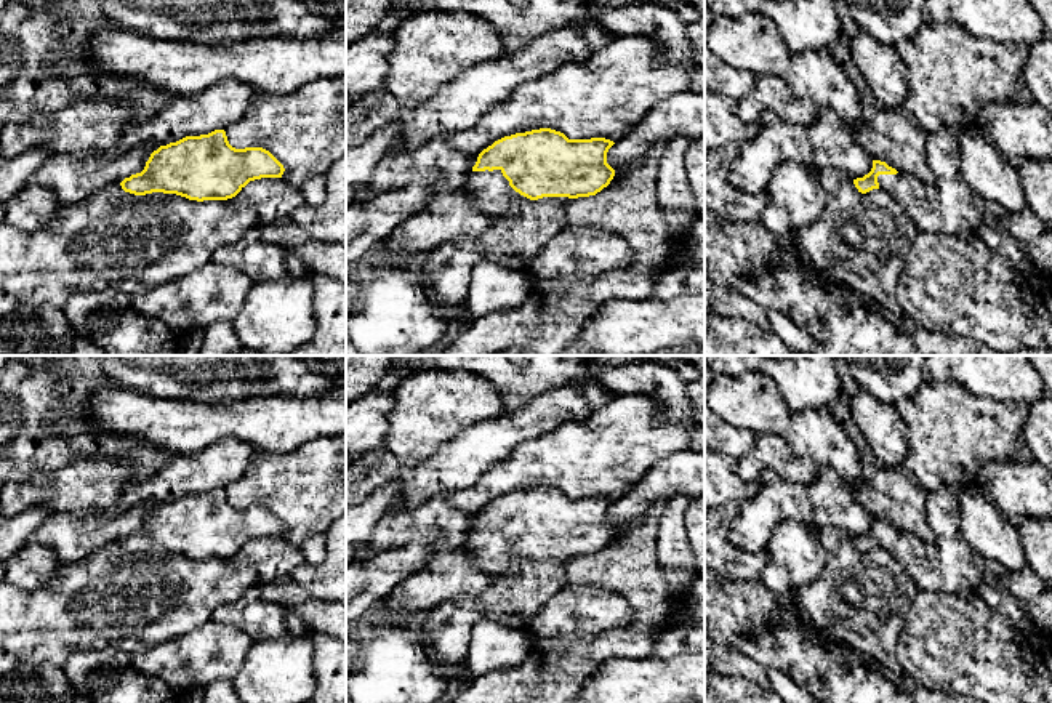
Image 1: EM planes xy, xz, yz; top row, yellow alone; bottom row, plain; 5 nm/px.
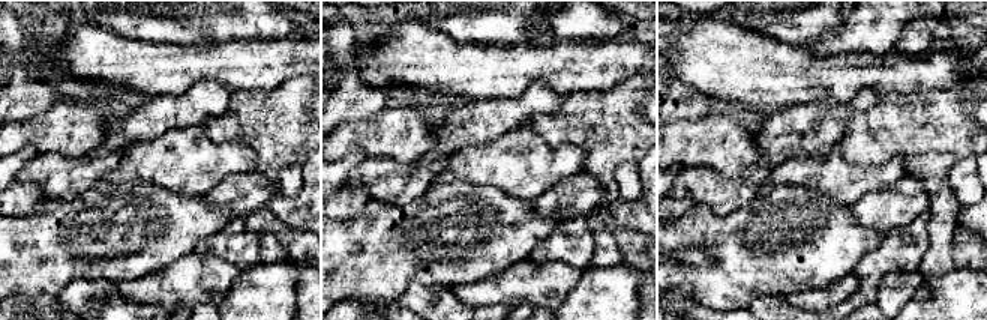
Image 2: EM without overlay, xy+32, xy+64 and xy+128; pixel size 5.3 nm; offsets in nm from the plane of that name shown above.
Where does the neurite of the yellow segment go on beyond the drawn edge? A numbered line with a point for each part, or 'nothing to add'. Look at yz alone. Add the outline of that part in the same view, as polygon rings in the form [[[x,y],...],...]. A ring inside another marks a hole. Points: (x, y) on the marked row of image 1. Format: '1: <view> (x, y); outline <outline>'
1: yz (951, 205); outline [[[937,128],[926,135],[927,163],[937,181],[924,184],[911,175],[879,175],[884,189],[921,232],[978,237],[1028,279],[1041,274],[1026,251],[1009,234],[1010,213],[983,199],[964,178],[956,133]]]

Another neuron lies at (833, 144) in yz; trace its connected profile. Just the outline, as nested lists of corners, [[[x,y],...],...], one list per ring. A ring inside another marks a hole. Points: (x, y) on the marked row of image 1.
[[[820,107],[817,120],[807,128],[812,144],[812,165],[833,167],[853,179],[873,168],[873,159],[855,141],[852,127],[831,109]]]

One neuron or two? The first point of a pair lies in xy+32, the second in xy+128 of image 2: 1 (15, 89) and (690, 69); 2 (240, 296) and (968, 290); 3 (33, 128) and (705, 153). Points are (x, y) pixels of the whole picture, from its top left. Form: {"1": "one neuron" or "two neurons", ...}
{"1": "two neurons", "2": "one neuron", "3": "one neuron"}

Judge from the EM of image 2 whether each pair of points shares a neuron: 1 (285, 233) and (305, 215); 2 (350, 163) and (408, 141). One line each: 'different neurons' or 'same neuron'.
1: different neurons
2: different neurons

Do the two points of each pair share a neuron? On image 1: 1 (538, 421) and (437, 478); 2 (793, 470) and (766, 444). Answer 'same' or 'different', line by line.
1: same
2: same

